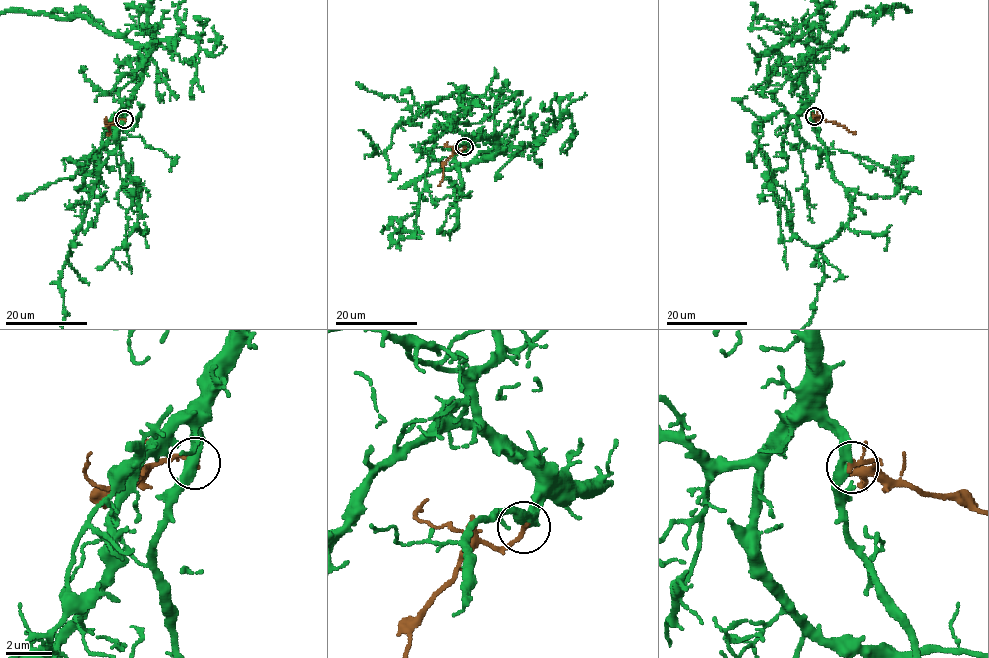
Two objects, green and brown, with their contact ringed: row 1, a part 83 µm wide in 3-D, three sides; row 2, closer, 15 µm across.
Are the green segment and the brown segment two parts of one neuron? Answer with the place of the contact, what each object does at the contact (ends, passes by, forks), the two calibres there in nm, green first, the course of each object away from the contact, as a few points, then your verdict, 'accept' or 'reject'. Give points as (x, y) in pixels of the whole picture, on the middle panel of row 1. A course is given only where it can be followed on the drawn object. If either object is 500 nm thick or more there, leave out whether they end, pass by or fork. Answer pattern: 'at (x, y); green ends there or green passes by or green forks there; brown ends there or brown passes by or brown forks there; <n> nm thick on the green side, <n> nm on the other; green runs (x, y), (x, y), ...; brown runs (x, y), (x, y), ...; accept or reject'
at (464, 147); green passes by; brown ends there; 400 nm thick on the green side, 240 nm on the other; brown runs (465, 147), (446, 161), (438, 186); accept

